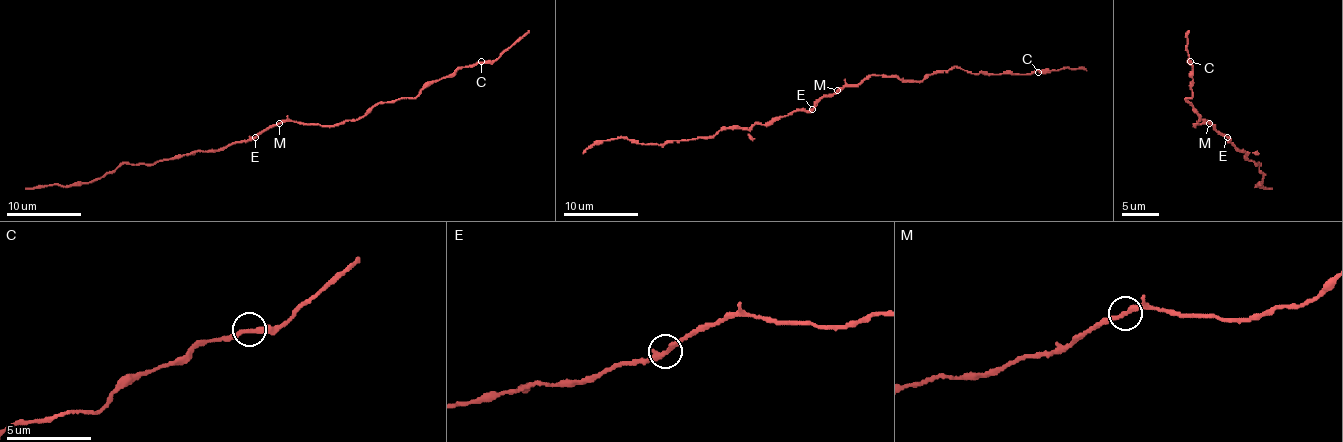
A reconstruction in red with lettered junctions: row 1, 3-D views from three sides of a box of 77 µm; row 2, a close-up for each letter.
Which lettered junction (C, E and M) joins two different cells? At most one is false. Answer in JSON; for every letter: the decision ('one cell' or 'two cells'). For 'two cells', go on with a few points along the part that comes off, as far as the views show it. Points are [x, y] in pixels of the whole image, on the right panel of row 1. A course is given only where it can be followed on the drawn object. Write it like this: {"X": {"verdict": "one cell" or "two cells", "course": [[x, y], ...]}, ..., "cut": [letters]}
{"C": {"verdict": "one cell"}, "E": {"verdict": "one cell"}, "M": {"verdict": "one cell"}, "cut": []}

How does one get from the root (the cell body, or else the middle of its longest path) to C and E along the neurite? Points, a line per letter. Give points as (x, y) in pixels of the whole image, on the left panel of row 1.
C: (279, 123), (339, 125), (354, 121), (380, 103), (414, 99), (427, 86), (481, 61)
E: (279, 123), (266, 127), (255, 136)

